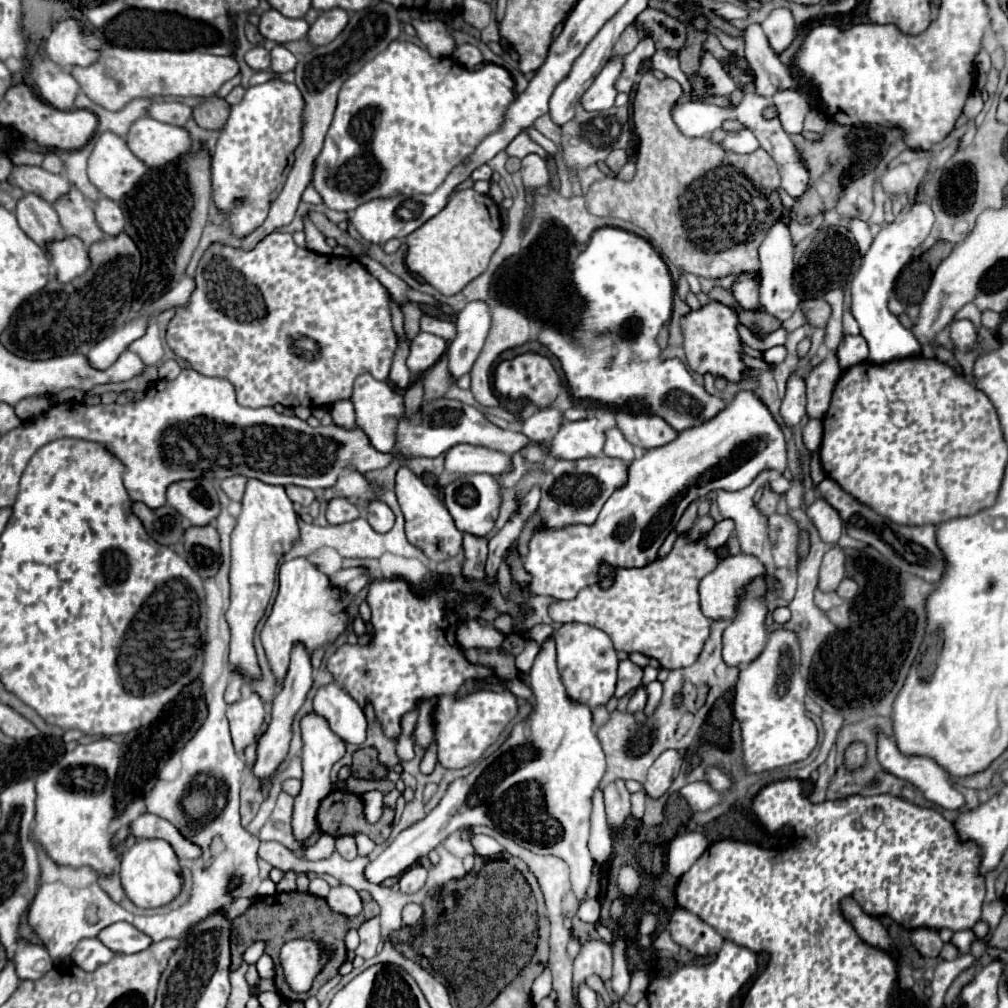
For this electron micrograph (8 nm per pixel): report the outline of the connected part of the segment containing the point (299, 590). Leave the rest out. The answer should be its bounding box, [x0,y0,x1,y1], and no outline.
[261,558,347,686]

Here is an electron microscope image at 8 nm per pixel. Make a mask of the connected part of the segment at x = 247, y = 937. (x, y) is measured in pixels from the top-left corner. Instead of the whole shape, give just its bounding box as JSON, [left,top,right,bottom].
[233,890,377,1000]

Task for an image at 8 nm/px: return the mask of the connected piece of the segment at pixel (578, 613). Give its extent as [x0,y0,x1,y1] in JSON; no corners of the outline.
[549,536,719,670]

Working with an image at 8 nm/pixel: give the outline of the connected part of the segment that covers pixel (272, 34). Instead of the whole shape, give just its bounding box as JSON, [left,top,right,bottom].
[259,8,309,44]

